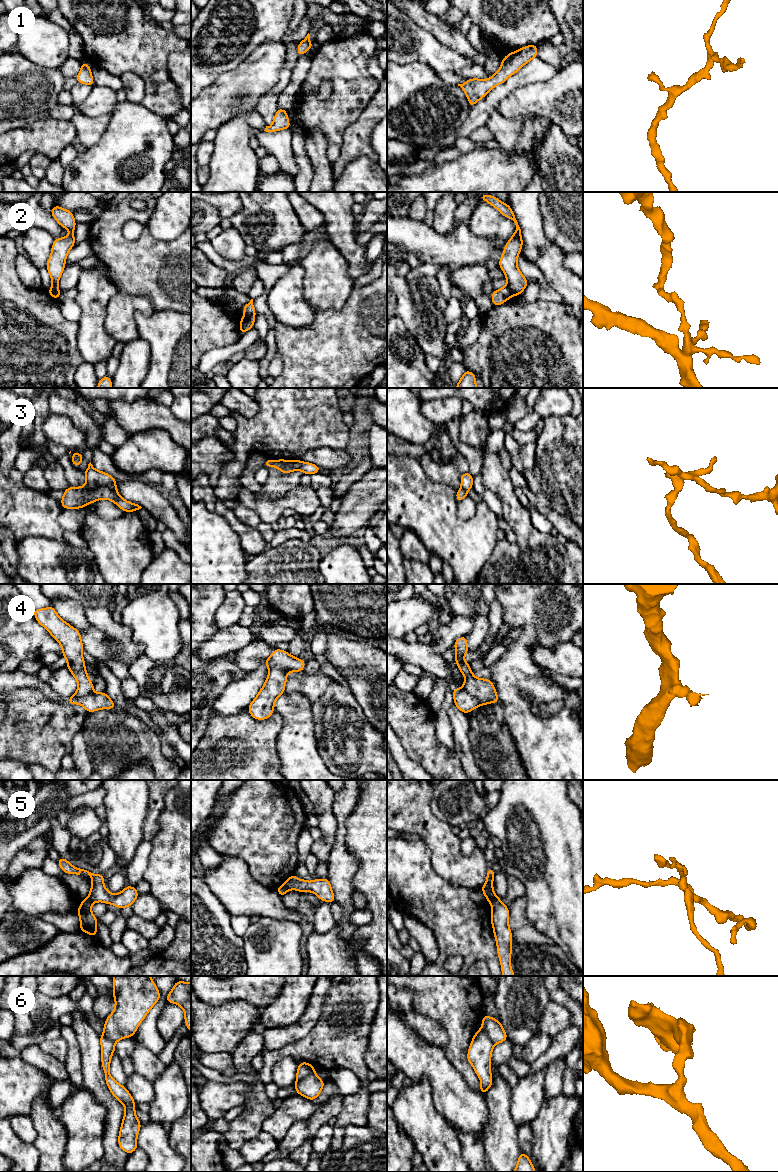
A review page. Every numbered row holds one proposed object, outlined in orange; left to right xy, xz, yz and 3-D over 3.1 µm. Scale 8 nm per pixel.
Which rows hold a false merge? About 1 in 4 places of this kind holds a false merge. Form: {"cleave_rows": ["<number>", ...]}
{"cleave_rows": ["2", "3", "4", "5", "6"]}

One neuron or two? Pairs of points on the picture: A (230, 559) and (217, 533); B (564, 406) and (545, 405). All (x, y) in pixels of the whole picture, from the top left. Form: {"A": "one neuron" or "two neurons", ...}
{"A": "one neuron", "B": "one neuron"}

